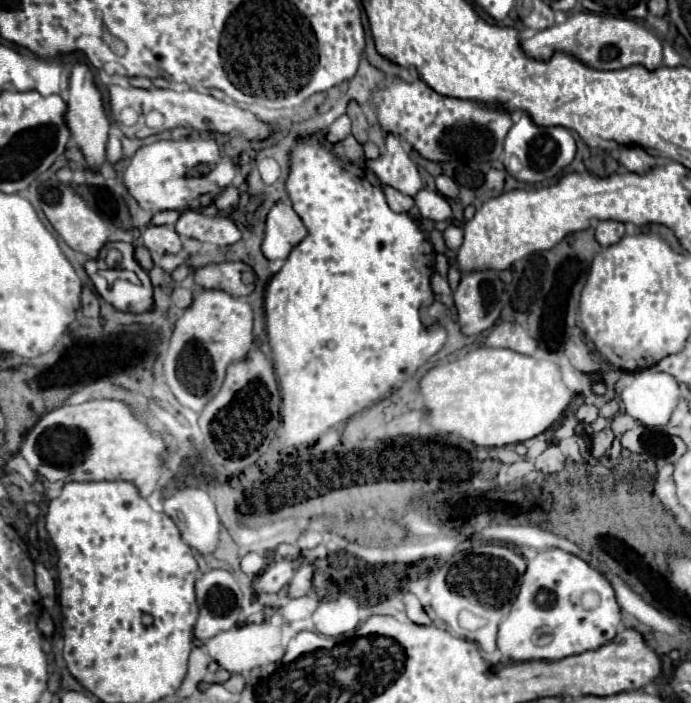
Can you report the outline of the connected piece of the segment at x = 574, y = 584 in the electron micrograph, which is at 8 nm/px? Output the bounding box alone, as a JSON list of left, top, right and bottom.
[491,548,621,670]

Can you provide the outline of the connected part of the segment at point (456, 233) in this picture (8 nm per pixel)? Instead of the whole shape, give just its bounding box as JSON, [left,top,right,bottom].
[443,226,463,252]

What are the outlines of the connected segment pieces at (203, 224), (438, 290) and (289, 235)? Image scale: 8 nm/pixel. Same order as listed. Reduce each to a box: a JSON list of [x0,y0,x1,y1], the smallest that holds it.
[[175,210,241,246],[431,272,453,306],[261,202,307,260]]

